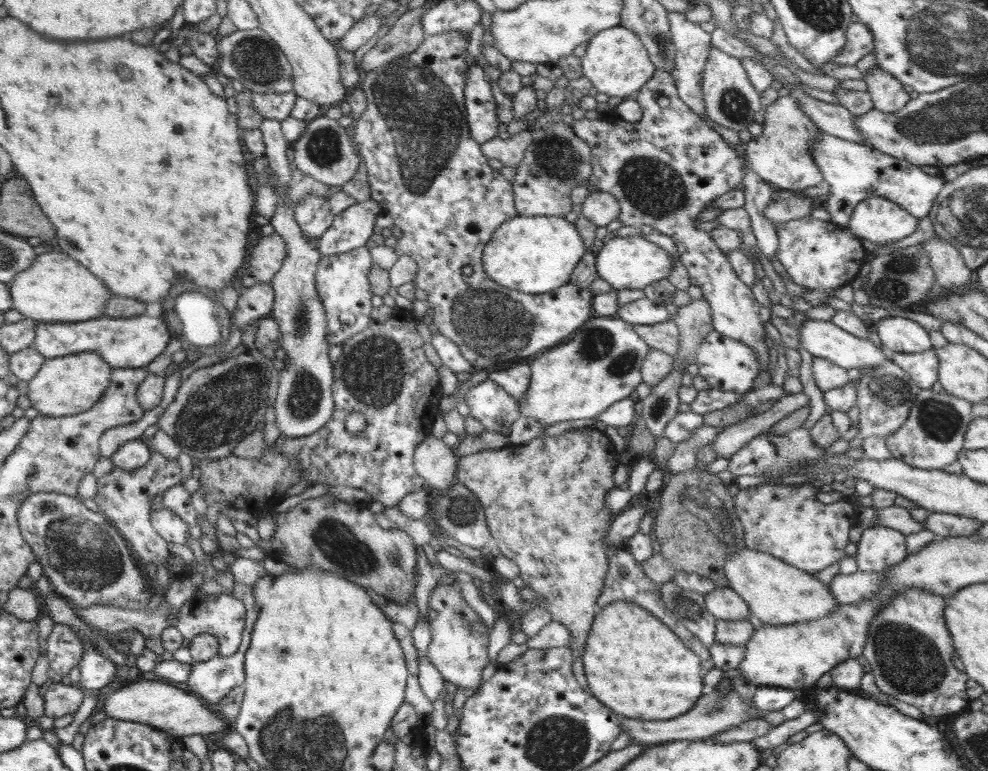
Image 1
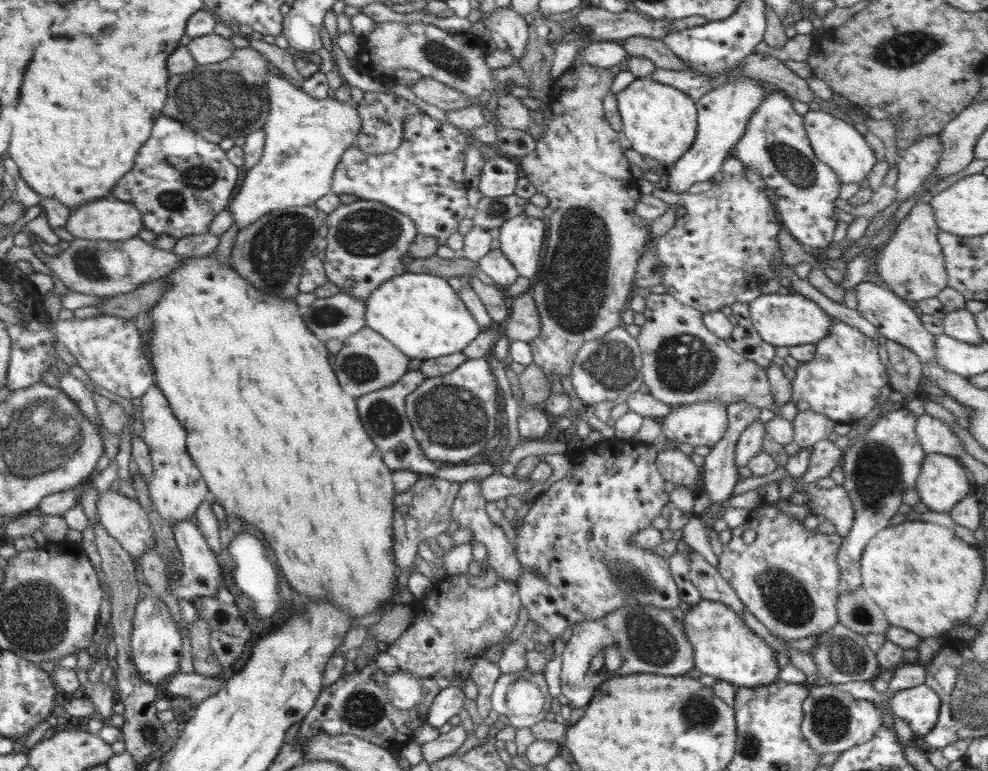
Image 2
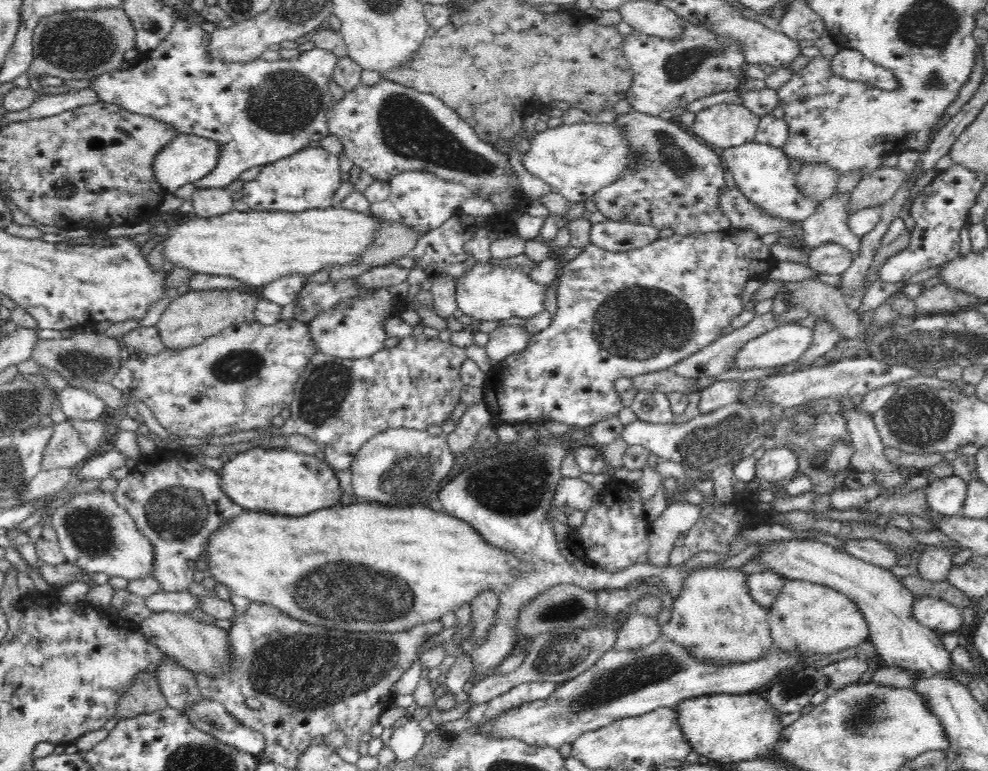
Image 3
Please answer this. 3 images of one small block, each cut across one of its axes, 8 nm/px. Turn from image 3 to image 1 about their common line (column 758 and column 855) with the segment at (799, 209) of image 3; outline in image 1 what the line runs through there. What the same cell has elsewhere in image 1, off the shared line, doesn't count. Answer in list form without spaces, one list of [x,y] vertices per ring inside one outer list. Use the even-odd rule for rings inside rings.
[[[820,130],[818,137],[813,140],[812,158],[823,174],[823,180],[830,184],[830,192],[822,204],[830,214],[830,220],[842,227],[849,223],[856,205],[870,196],[887,198],[920,220],[929,216],[930,209],[946,182],[940,174],[930,176],[921,171],[920,167],[884,154],[868,144],[842,140]]]

